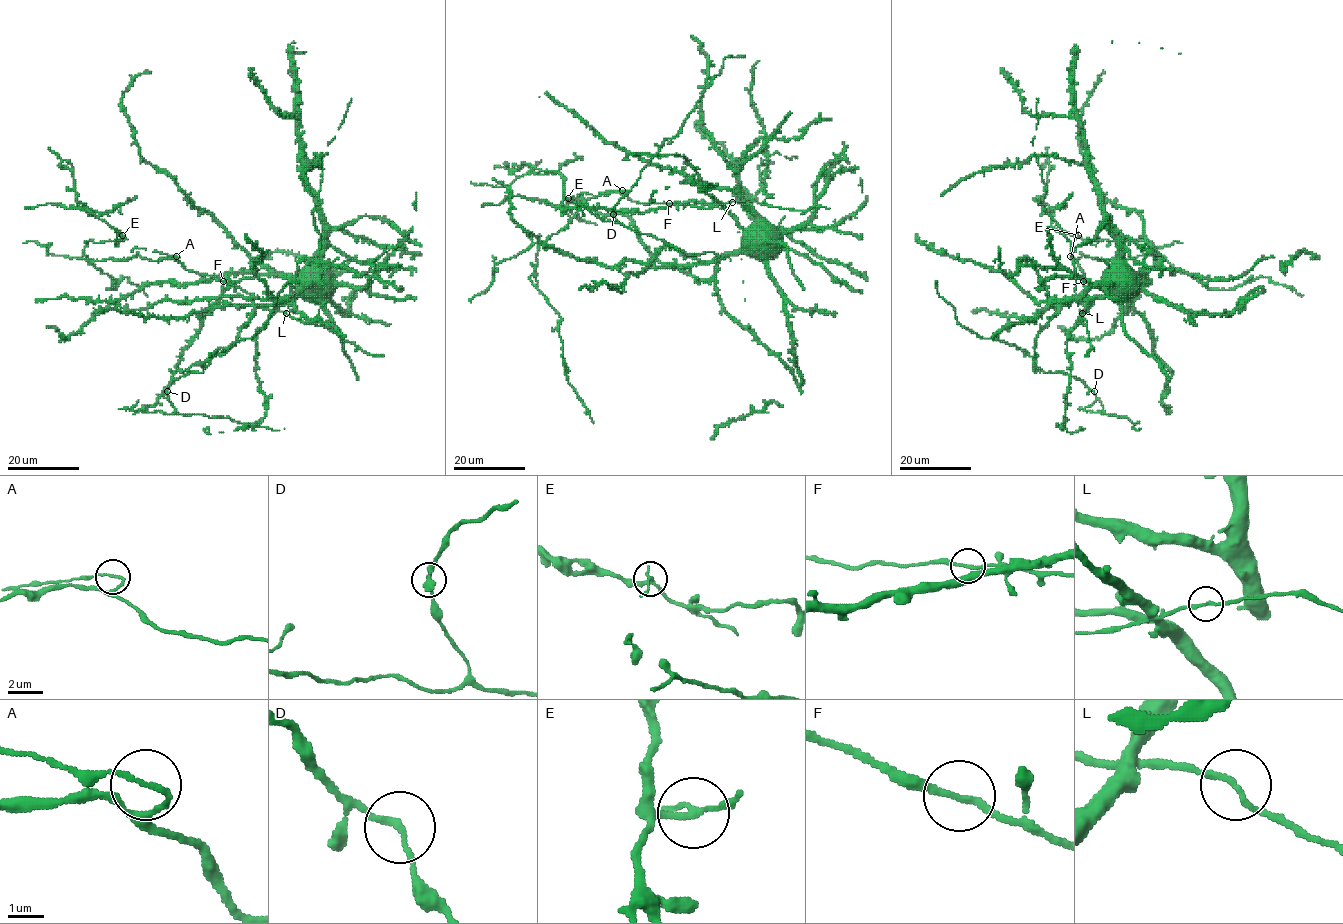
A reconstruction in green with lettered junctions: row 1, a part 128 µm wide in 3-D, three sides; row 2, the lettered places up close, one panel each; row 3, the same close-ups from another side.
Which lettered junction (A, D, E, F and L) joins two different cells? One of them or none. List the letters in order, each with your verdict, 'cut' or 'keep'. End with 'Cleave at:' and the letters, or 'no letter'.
A: keep
D: keep
E: cut
F: keep
L: keep
Cleave at: E

